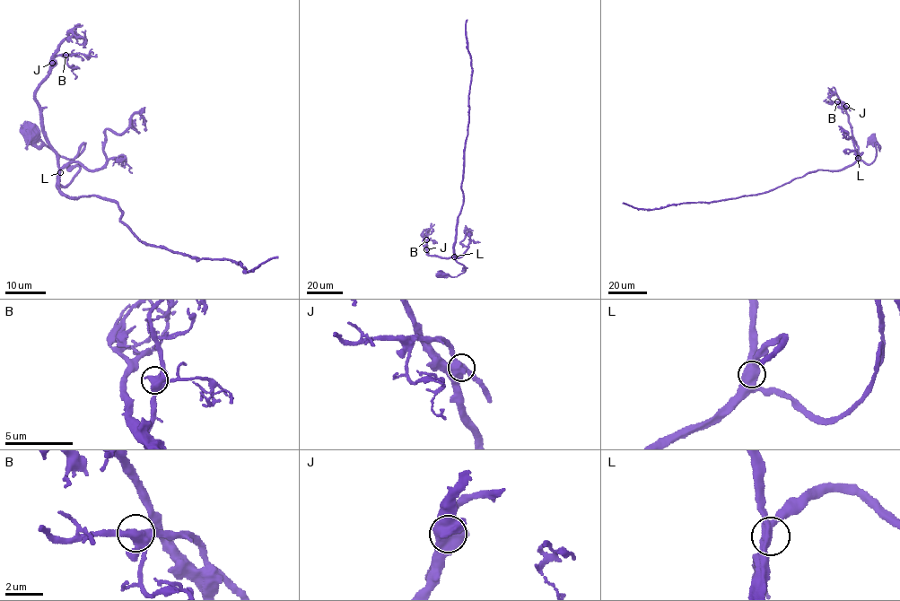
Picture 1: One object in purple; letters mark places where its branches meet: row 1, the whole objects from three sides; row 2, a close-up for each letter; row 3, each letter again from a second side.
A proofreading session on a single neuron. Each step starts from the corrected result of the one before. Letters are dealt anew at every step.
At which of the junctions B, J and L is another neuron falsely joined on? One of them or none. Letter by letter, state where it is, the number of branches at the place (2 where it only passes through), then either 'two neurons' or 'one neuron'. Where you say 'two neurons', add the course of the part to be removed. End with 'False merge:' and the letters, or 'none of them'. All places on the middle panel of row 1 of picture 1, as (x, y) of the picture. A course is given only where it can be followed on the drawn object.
B: at (426, 239); 3 branches meet; one neuron
J: at (426, 249); 3 branches meet; two neurons; foreign part runs (426, 249), (426, 231), (432, 228), (432, 230)
L: at (454, 256); 3 branches meet; one neuron
False merge: J

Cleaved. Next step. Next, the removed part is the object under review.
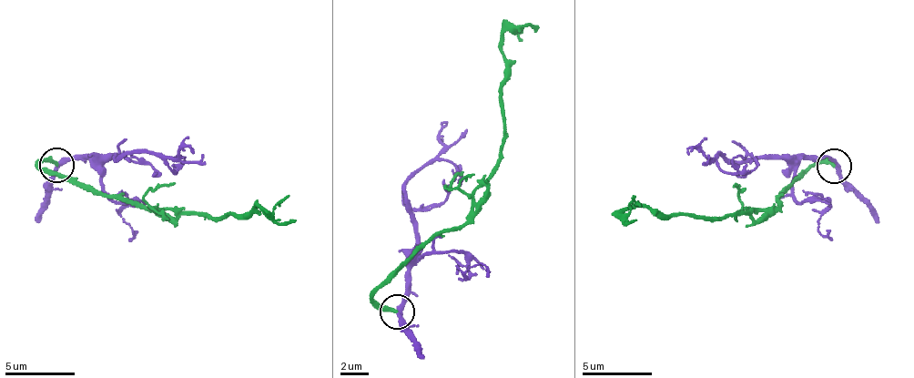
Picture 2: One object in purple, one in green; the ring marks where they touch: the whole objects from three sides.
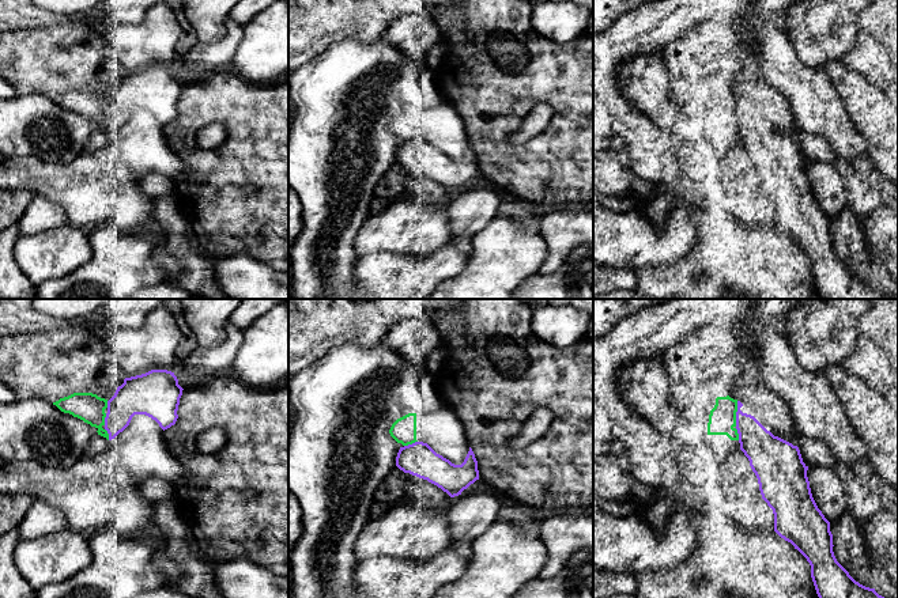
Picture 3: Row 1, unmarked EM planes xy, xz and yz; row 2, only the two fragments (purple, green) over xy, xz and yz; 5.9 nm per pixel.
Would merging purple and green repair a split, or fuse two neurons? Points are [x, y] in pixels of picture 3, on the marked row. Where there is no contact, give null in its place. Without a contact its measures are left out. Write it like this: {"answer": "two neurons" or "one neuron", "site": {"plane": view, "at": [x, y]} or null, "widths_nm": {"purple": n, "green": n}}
{"answer": "two neurons", "site": {"plane": "yz", "at": [736, 413]}, "widths_nm": {"purple": 200, "green": 160}}

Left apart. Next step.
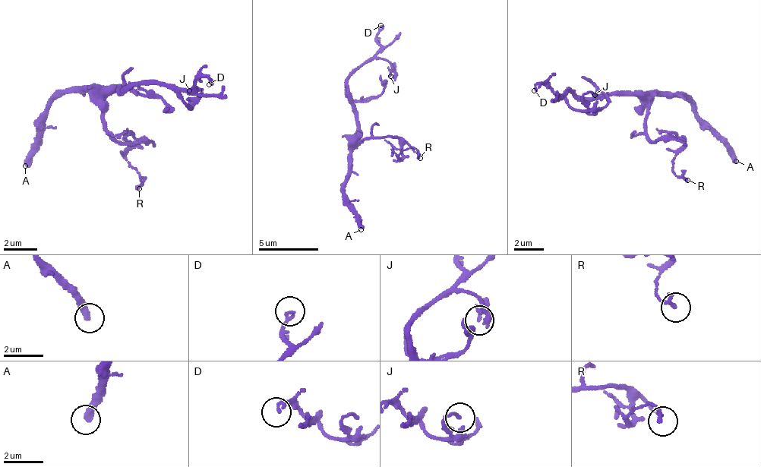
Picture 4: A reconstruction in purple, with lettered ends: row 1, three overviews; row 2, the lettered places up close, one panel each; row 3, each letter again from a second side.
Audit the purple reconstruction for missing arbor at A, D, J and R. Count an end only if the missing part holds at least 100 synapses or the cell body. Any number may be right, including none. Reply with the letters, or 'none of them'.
A

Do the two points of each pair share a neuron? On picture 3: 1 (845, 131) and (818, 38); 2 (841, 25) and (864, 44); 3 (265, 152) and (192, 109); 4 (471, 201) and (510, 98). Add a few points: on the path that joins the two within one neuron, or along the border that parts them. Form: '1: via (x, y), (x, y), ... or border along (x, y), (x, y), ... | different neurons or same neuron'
1: border along (795, 49), (804, 65), (822, 68) | different neurons
2: border along (860, 30), (855, 44), (841, 59) | different neurons
3: via (248, 135), (222, 109), (210, 109) | same neuron
4: border along (487, 182), (501, 192) | different neurons

